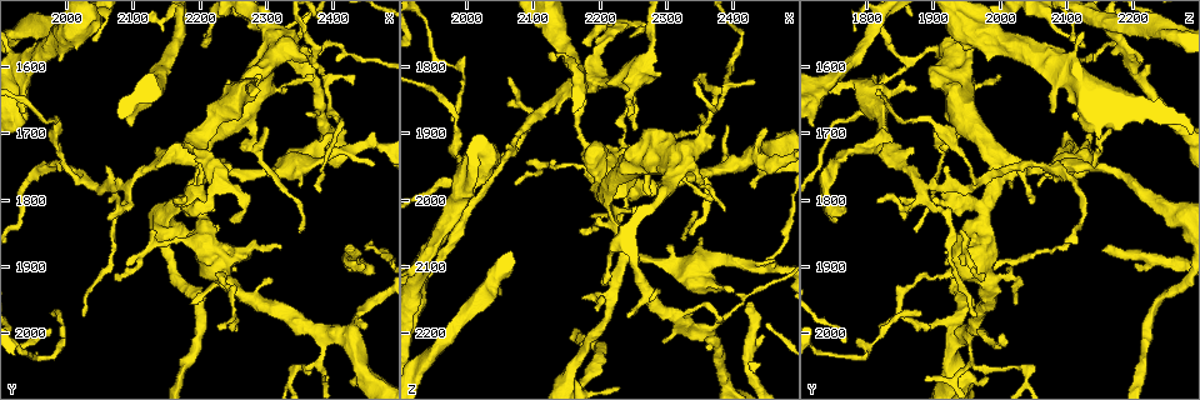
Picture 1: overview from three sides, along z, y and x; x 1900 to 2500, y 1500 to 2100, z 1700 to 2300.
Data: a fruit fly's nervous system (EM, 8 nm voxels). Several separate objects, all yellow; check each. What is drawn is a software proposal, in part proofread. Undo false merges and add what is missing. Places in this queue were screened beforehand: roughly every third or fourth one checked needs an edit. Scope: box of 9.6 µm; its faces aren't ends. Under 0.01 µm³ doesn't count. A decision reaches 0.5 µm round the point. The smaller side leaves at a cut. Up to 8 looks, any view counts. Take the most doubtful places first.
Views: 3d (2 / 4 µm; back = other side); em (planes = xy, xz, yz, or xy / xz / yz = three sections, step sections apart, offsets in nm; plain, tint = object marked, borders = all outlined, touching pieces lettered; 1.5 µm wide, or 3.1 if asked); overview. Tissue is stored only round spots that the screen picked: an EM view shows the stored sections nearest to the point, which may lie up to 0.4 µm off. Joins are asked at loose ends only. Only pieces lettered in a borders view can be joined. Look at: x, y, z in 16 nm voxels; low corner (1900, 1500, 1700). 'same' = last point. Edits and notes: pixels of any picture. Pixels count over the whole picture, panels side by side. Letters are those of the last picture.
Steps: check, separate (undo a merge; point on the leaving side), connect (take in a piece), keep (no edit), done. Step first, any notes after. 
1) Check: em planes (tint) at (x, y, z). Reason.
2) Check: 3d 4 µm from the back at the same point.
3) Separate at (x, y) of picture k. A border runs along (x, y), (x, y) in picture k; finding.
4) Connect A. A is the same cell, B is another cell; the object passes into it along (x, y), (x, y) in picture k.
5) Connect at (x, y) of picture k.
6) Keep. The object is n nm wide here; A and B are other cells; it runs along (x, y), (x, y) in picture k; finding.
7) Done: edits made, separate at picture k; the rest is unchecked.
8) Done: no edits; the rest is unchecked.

Check: em xz step 8 (borders) at (2190, 1710, 1820). Calibre changes.

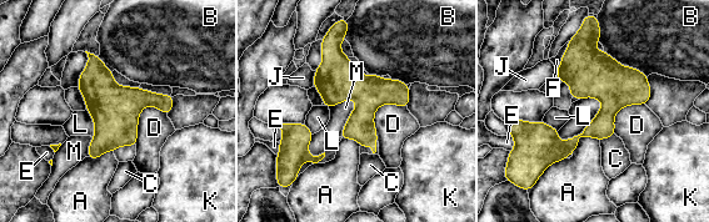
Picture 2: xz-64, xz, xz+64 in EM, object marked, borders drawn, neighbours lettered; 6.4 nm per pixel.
Keep. A, B, C, D, E, F, J, K, L and M are other cells; it runs along (592, 41), (608, 112), (548, 160) in picture 2; one neuron here.

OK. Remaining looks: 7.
Check: 3d 4 µm at (2245, 1835, 1755). An open end.

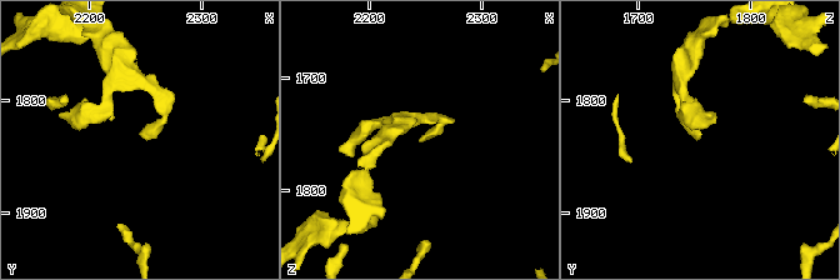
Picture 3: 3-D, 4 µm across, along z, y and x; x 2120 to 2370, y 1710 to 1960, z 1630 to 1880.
Check: em xy step 4 (borders) at (2252, 1836, 1754). Shape alone is not enough.

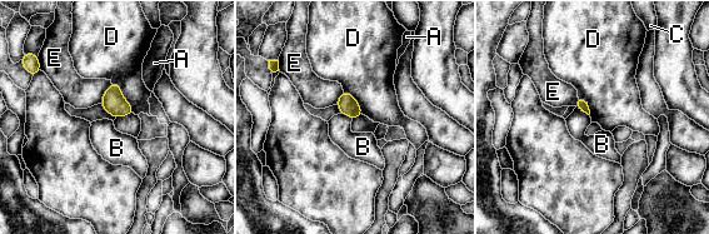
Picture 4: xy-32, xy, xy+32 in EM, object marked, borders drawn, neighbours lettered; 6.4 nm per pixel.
Keep. The longest contact is with D, 240 nm; A, B, C, D and E are other cells; a border runs along (111, 83), (119, 85), (134, 113) in picture 4; no lettered piece goes on from it.

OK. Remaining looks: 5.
Check: em planes (borders) at (2195, 1695, 2165). Thin end.

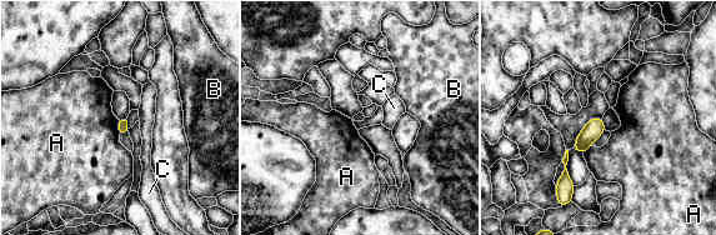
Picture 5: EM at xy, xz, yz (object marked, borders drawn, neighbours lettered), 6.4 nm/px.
Keep. The longest contact is with A, 110 nm; A, B and C are other cells; a border runs along (116, 119), (116, 131), (119, 135) in picture 5; none of them fits.

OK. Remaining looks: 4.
Done: no edits; the rest is unchecked.

